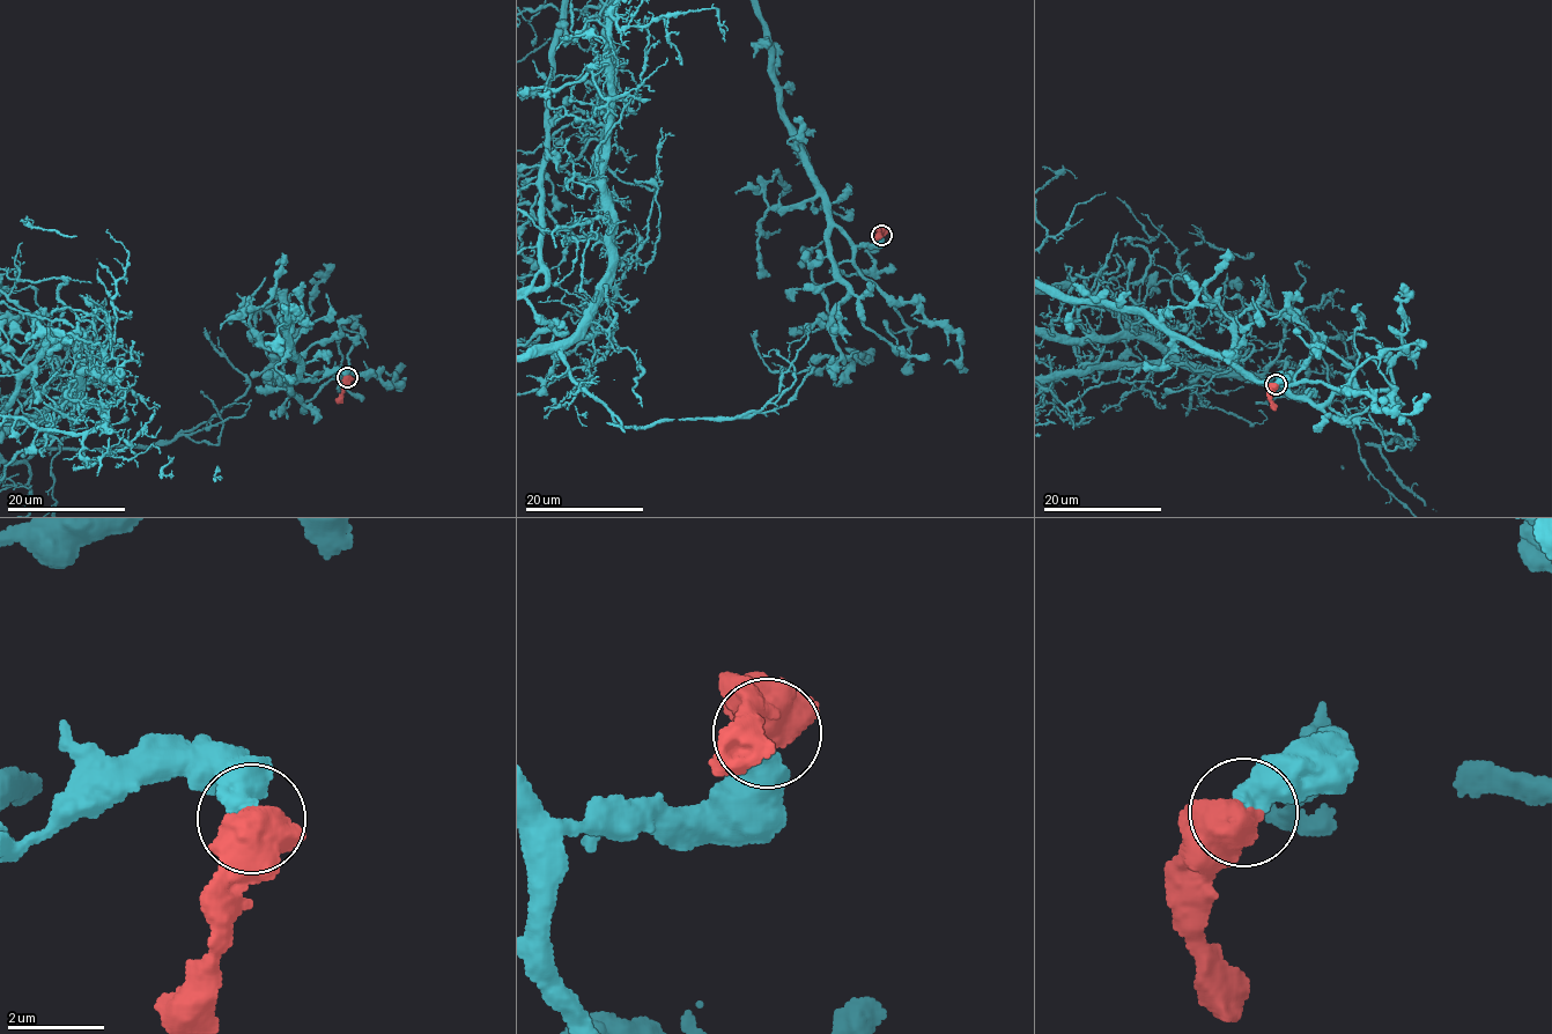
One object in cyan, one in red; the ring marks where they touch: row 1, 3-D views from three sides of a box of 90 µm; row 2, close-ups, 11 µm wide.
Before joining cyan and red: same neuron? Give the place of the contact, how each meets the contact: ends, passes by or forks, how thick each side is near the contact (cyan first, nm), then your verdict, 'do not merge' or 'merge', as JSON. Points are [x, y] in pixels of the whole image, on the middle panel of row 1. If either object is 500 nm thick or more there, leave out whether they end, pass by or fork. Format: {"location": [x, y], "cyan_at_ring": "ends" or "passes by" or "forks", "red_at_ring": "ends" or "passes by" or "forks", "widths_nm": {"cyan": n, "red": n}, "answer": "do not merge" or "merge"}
{"location": [881, 235], "widths_nm": {"cyan": 600, "red": 600}, "answer": "merge"}

